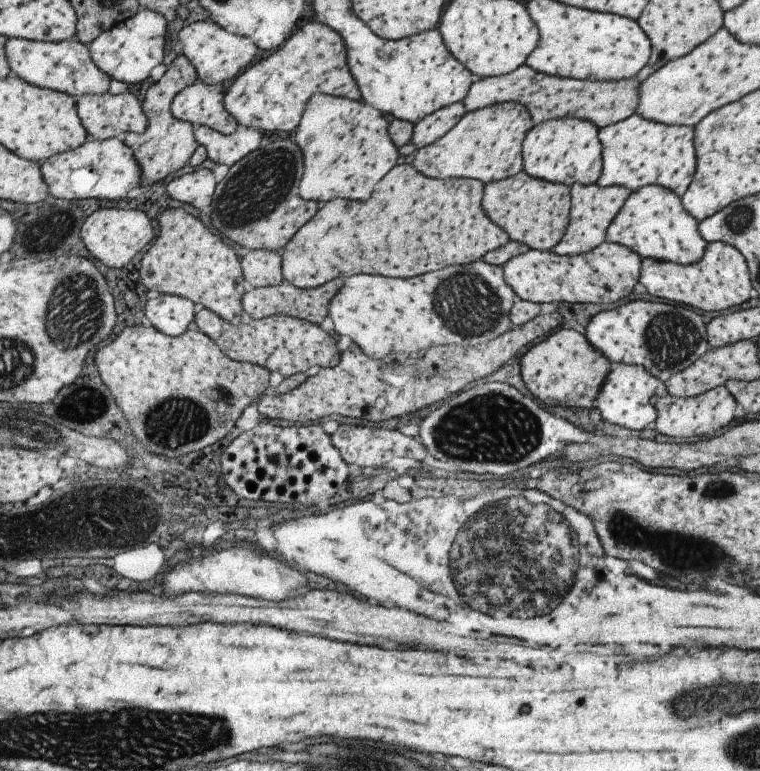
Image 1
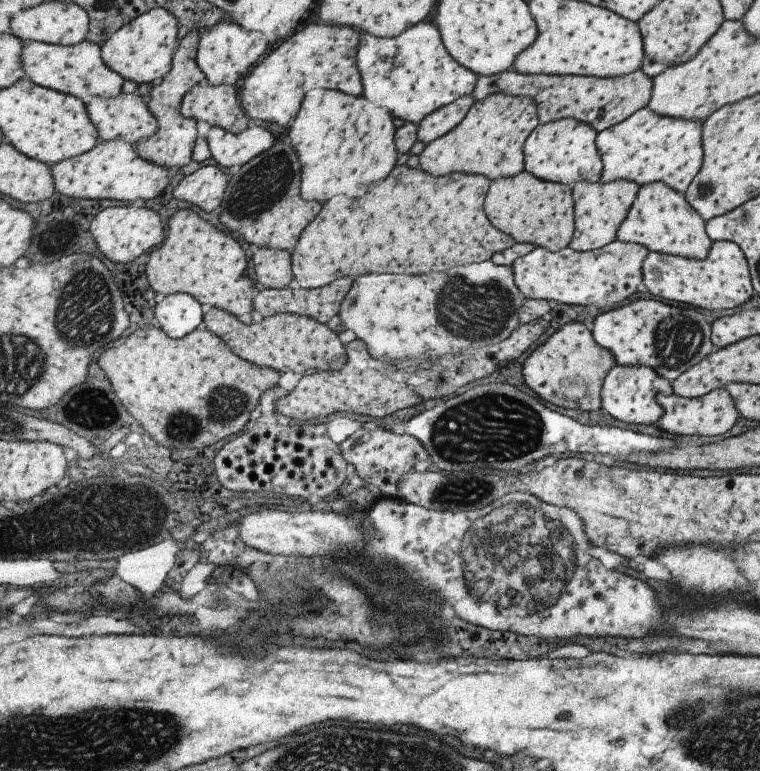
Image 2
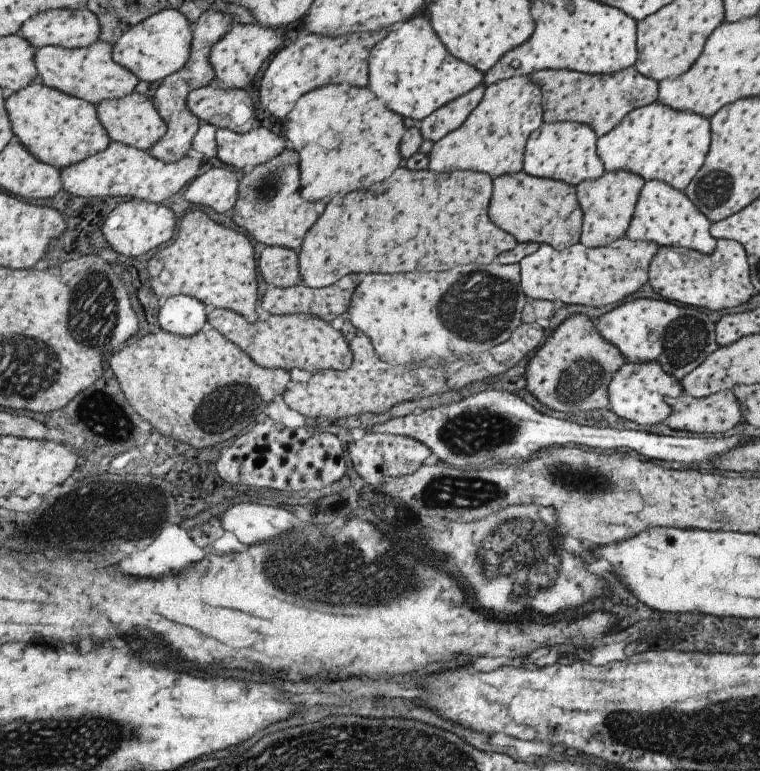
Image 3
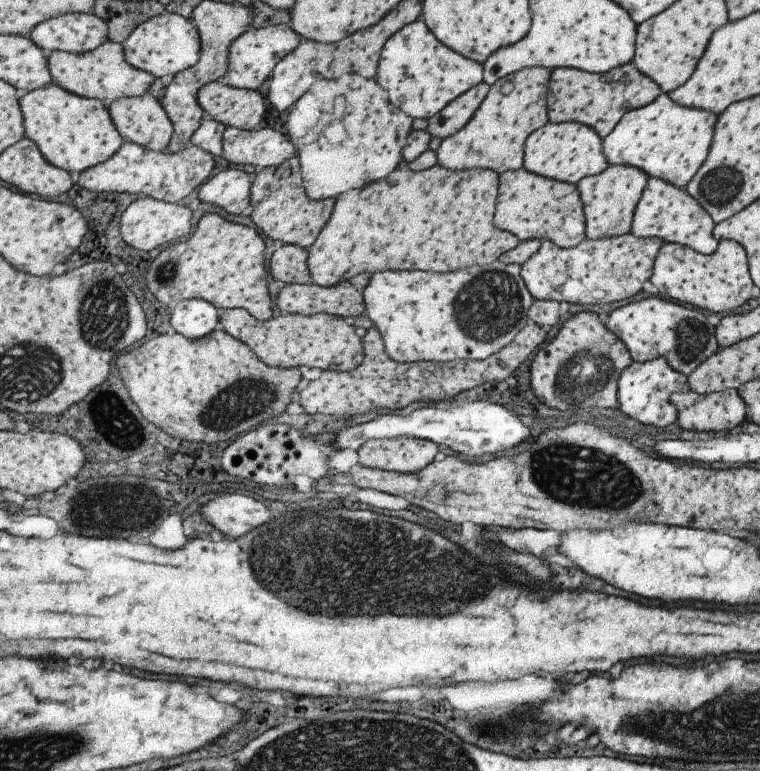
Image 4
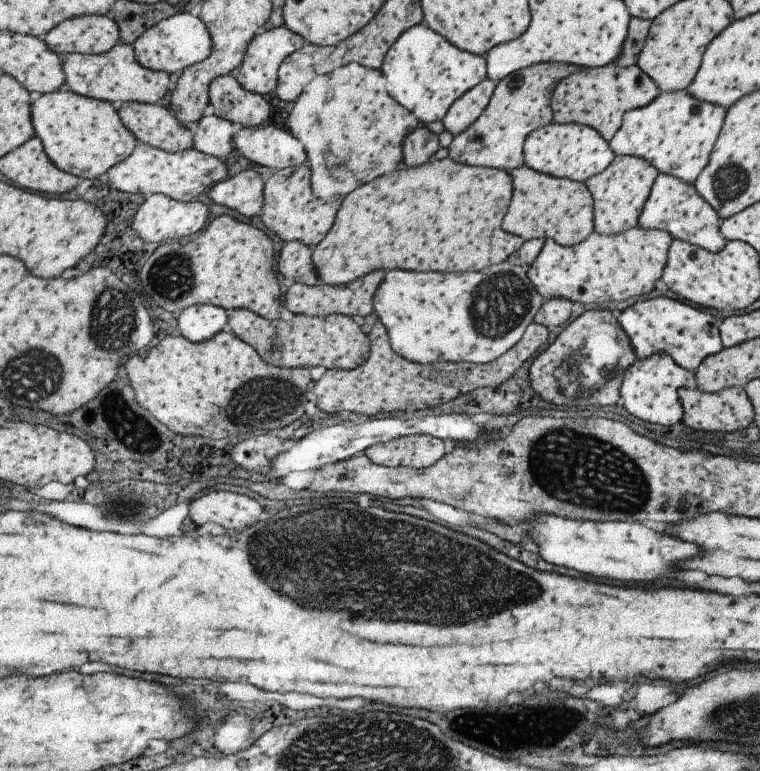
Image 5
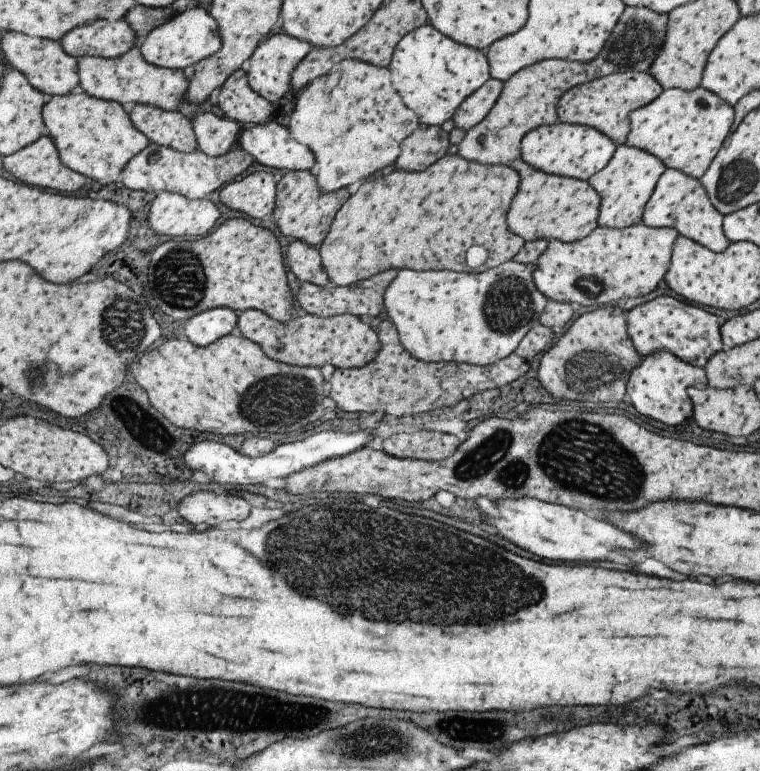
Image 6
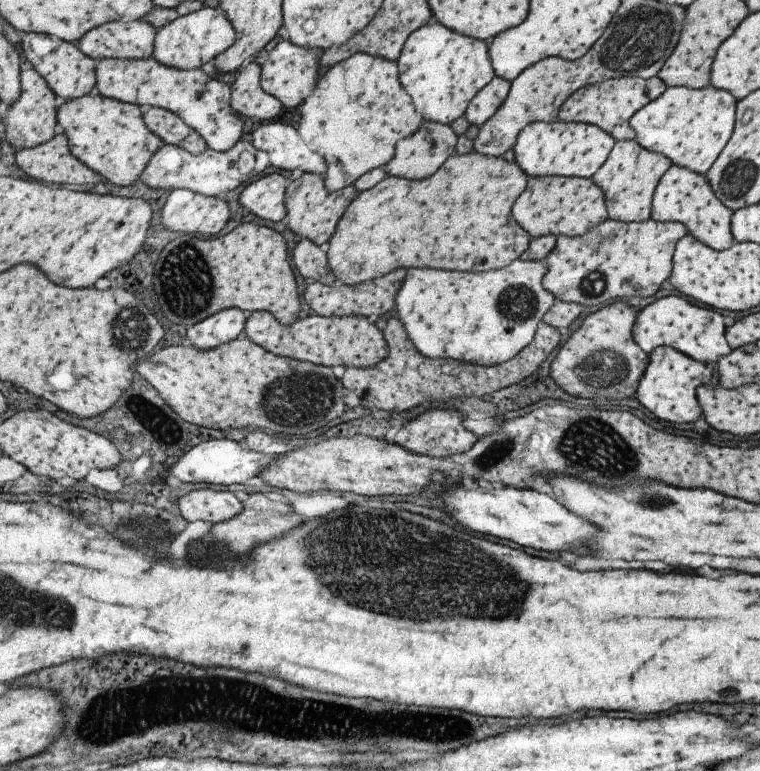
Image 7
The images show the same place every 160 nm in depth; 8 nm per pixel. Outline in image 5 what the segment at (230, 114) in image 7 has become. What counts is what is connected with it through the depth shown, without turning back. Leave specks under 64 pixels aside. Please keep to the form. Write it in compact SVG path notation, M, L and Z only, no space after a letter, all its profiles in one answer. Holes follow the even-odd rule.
M119 42L114 49L98 55L84 55L73 53L63 56L64 69L67 73L66 84L71 91L99 99L109 101L116 105L137 101L138 103L159 104L159 100L165 96L167 90L167 73L156 71L138 61L133 45ZM214 114L203 116L196 122L196 133L192 148L203 154L224 159L231 149L232 136L237 126L231 121L219 118Z

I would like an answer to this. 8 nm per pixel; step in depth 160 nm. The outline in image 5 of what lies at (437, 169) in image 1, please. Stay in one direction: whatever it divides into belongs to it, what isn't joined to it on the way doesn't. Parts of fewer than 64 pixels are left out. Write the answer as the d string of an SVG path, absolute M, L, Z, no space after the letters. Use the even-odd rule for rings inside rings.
M542 62L528 67L517 69L509 73L506 77L496 81L496 85L487 106L483 112L475 119L475 122L468 126L463 132L452 136L452 141L448 146L448 156L452 161L469 164L471 166L489 166L496 169L503 169L508 173L514 168L524 164L522 155L522 144L525 137L535 129L553 122L552 110L550 107L552 92L560 81L563 81L568 75L581 70L577 65Z

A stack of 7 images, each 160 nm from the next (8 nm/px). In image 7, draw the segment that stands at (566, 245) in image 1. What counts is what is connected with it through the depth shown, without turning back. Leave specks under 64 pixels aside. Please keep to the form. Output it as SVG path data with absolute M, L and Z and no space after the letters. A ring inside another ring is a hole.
M634 138L615 141L605 162L590 176L603 193L608 218L626 223L649 219L654 188L671 165L667 157L646 150Z

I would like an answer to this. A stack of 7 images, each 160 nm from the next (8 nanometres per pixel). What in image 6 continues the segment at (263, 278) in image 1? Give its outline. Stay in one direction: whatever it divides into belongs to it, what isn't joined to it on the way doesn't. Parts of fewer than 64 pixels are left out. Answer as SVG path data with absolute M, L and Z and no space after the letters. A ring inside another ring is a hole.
M297 240L289 244L285 252L285 264L300 282L319 286L325 286L329 282L318 249L303 241Z

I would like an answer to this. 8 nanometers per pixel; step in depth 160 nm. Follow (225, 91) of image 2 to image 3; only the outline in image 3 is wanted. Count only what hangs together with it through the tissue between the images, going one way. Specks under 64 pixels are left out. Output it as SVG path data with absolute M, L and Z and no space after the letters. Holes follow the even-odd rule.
M214 83L191 90L186 98L191 114L217 129L246 133L257 125L256 104L244 89L223 89Z

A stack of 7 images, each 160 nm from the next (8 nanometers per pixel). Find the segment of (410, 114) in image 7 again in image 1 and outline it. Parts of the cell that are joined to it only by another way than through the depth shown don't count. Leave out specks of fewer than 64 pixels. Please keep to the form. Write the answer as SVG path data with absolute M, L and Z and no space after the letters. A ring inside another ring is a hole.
M313 94L293 132L294 144L303 152L303 176L297 189L302 200L327 202L333 198L367 200L373 186L396 166L398 149L387 136L383 114L365 102Z

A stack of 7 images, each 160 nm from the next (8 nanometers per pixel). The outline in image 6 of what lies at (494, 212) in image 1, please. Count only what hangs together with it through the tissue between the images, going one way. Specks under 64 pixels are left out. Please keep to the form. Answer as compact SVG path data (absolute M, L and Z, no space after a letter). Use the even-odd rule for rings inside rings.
M520 157L511 161L509 165L518 172L519 177L517 192L511 199L506 212L506 223L513 234L517 234L527 241L557 239L564 243L570 243L586 237L598 225L597 217L600 196L586 180L546 174L525 164Z

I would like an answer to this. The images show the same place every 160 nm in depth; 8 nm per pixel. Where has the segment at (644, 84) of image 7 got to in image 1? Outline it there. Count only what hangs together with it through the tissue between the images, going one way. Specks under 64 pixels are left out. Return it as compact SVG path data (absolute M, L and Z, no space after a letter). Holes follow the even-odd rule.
M523 64L508 74L474 81L461 101L466 112L501 103L517 102L527 110L533 125L559 118L577 118L591 122L598 130L617 123L635 113L638 87L632 77L623 81L591 81L548 76Z

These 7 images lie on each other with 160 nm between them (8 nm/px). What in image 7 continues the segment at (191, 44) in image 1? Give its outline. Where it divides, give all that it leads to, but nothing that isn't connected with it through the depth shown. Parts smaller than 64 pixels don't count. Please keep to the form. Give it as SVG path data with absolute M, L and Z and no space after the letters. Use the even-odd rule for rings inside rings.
M288 40L281 41L271 50L267 60L260 66L260 85L267 93L276 98L282 106L295 108L316 88L323 70L320 68L320 56L323 49L308 49L291 44Z

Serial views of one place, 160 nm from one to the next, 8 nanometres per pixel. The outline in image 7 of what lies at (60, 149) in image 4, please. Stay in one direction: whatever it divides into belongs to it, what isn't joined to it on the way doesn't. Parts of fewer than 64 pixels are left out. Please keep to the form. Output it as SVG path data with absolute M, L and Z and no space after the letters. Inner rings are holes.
M101 94L67 101L58 110L60 131L70 138L72 153L103 179L117 186L129 186L139 180L158 148L165 145L162 139L147 126L145 109Z

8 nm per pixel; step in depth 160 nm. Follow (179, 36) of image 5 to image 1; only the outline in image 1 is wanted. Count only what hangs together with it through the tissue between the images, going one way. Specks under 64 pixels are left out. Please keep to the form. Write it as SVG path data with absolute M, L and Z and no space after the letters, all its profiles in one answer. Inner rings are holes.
M142 9L135 17L103 32L95 41L87 44L95 65L105 74L129 85L140 84L151 77L151 72L163 60L165 44L165 20L157 12Z

